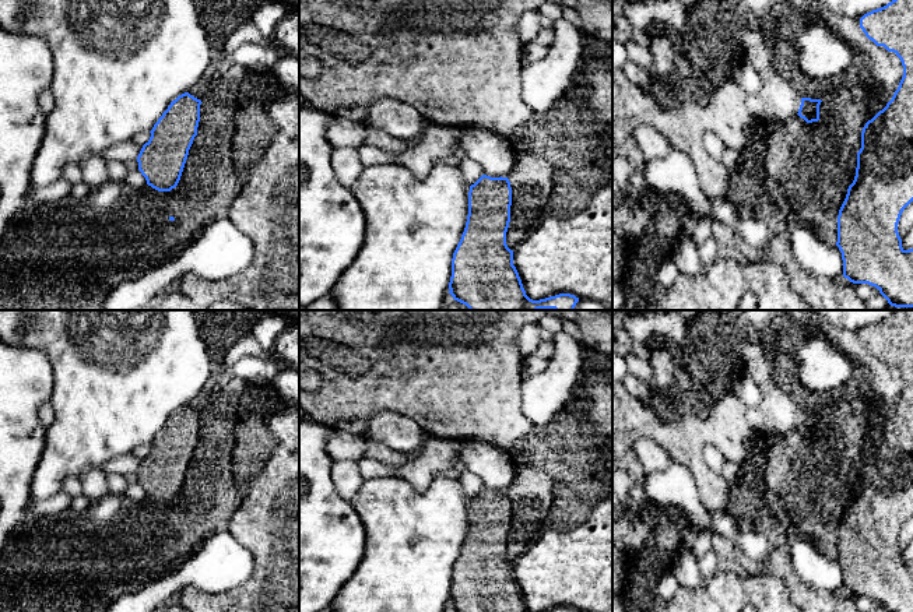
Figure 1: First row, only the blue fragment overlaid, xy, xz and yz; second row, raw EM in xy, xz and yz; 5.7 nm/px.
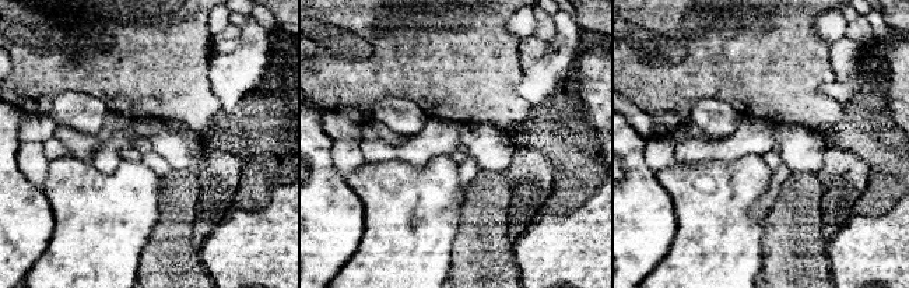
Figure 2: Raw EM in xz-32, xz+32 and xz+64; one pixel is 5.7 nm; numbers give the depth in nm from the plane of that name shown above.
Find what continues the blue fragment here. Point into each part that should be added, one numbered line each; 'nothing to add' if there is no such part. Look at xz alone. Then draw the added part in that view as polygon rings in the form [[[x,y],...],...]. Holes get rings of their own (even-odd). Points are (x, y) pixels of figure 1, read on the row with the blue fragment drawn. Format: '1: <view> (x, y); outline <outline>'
nothing to add

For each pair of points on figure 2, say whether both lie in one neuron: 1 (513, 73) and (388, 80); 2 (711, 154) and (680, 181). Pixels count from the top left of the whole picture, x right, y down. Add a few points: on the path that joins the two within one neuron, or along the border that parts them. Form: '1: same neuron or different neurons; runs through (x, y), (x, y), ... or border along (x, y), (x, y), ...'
1: same neuron; runs through (483, 73), (418, 73)
2: different neurons; border along (737, 160), (677, 162)

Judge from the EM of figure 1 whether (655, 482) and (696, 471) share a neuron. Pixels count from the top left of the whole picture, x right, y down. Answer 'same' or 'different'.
different

